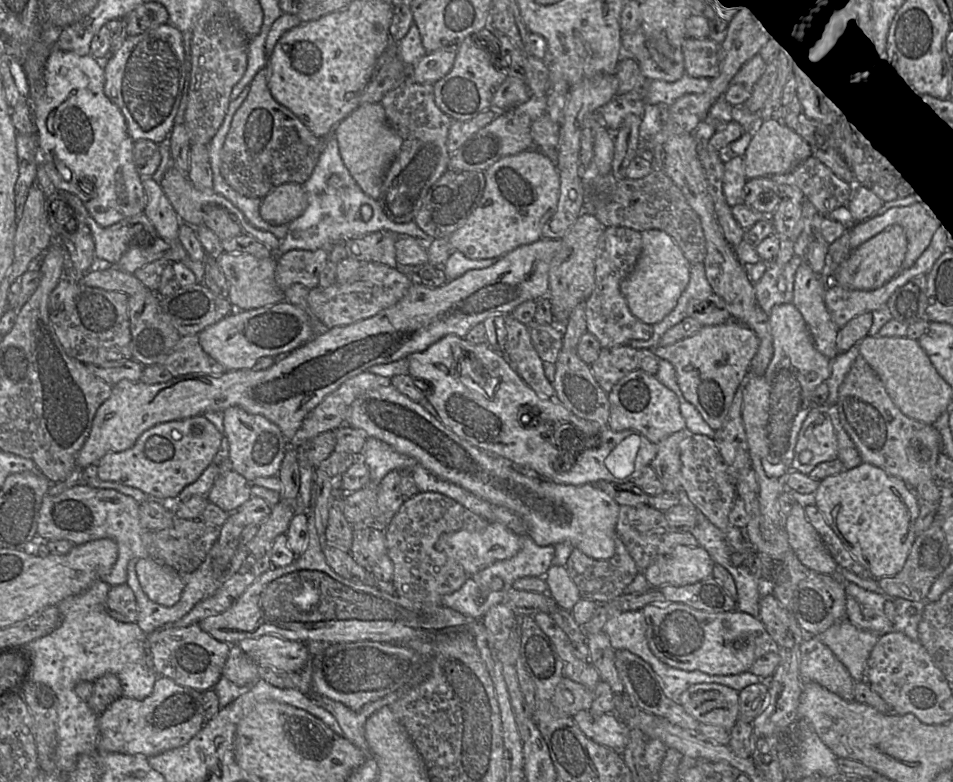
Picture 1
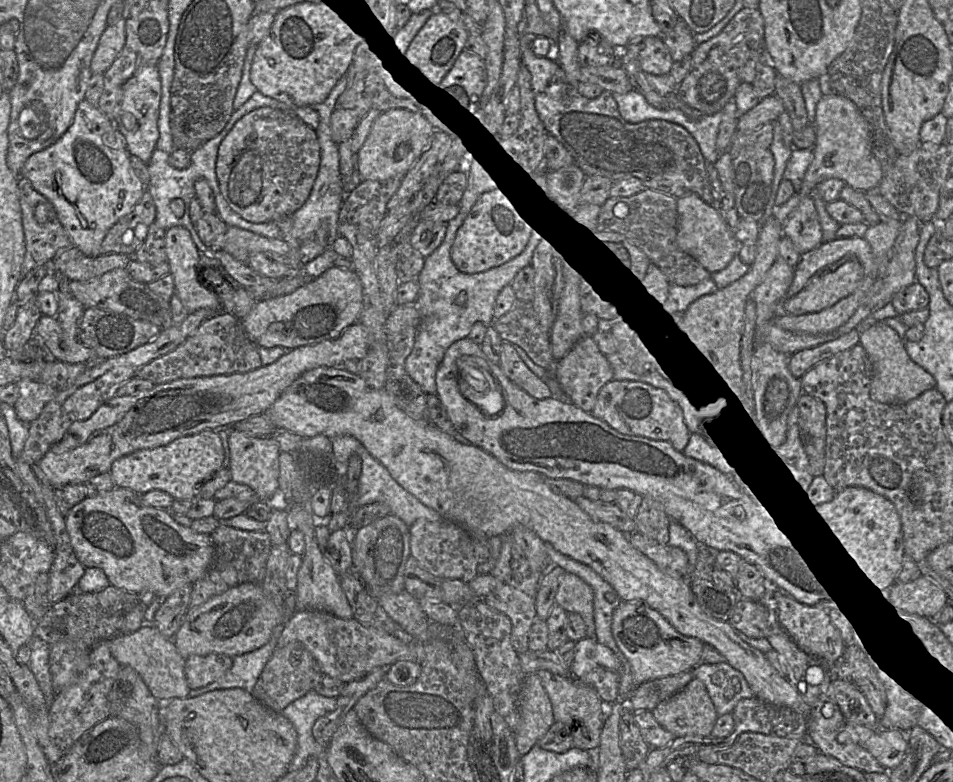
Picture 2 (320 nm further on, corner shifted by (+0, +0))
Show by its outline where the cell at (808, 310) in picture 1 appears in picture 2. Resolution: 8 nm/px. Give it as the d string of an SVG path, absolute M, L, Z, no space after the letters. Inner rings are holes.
M804 197L782 225L783 235L790 238L800 255L823 243L822 228L813 197Z

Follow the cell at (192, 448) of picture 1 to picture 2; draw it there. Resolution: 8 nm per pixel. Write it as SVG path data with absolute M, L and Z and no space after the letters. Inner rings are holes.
M204 430L178 438L167 445L140 450L112 463L109 473L118 488L137 494L162 491L176 500L193 500L206 480L223 468L224 450L219 431Z

